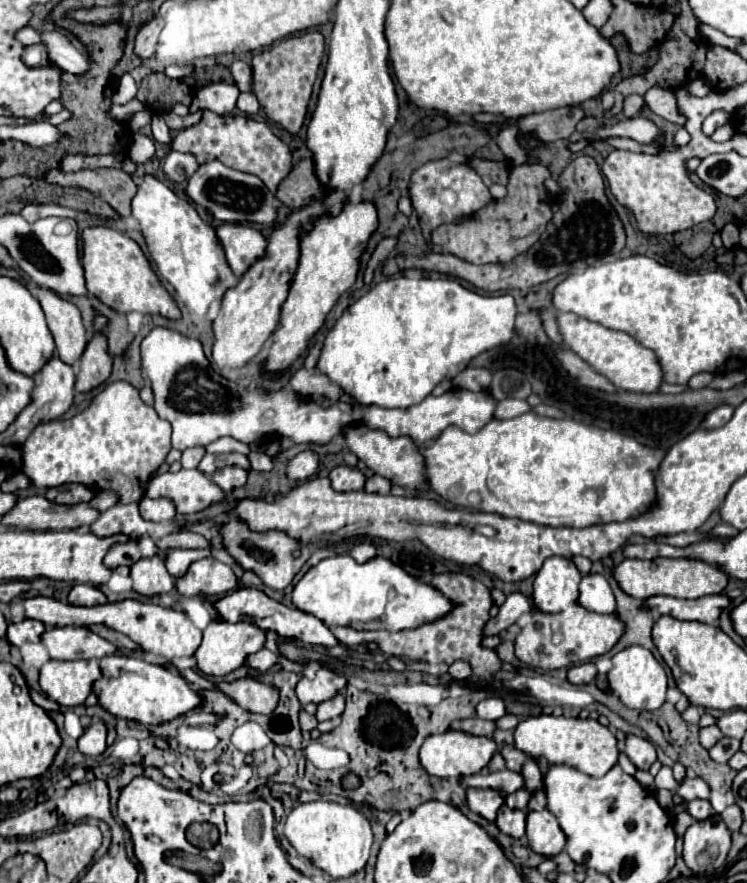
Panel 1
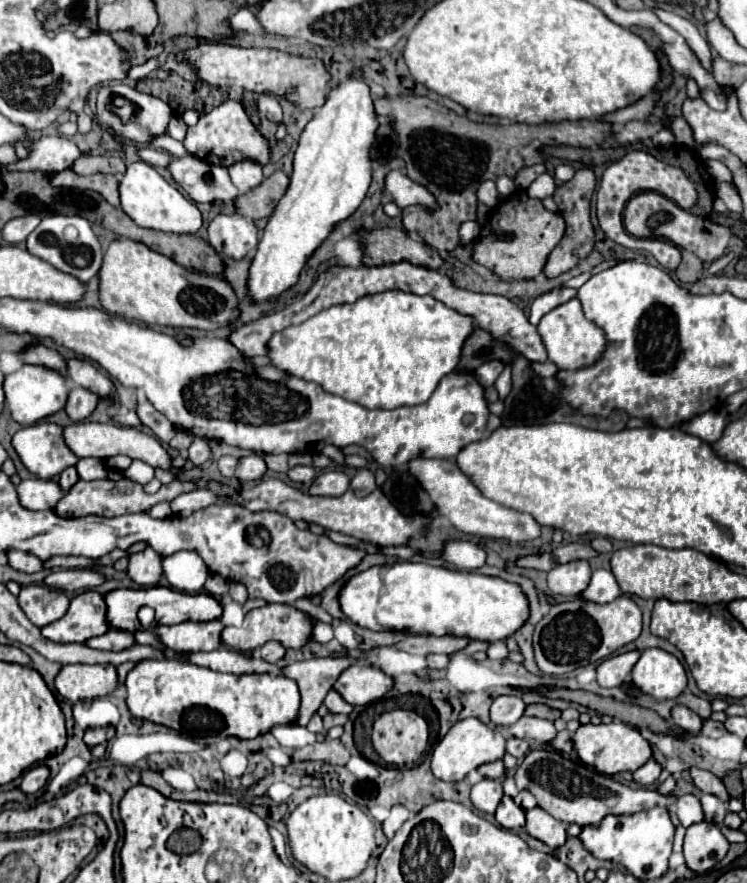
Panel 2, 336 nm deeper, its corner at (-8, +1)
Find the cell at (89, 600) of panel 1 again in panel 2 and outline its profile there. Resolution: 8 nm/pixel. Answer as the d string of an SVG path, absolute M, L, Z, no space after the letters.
M95 591L81 593L70 601L69 611L59 621L43 627L43 637L55 643L85 643L109 629L105 613L107 605L103 595Z

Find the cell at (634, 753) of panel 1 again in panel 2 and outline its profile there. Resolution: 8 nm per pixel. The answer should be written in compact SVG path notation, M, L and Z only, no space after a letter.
M651 759L633 773L633 781L641 787L651 787L659 779L659 775L661 775L661 765L655 759Z

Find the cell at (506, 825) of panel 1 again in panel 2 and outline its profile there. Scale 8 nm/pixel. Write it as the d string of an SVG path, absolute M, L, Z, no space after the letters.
M503 797L495 811L495 819L501 827L515 831L525 825L525 811L521 807L517 807L511 797Z

